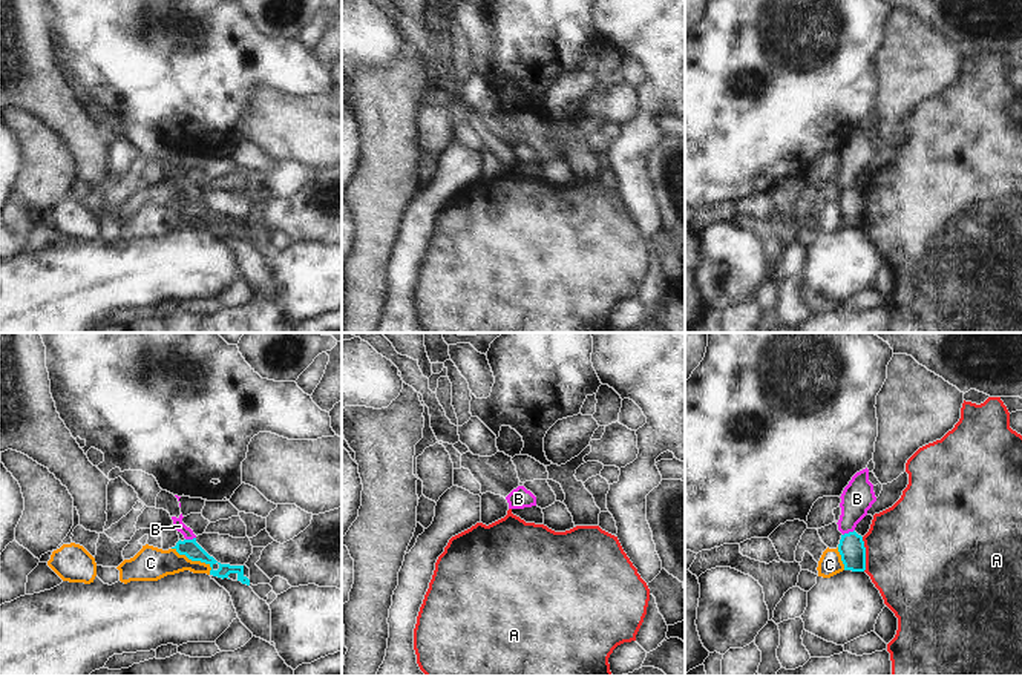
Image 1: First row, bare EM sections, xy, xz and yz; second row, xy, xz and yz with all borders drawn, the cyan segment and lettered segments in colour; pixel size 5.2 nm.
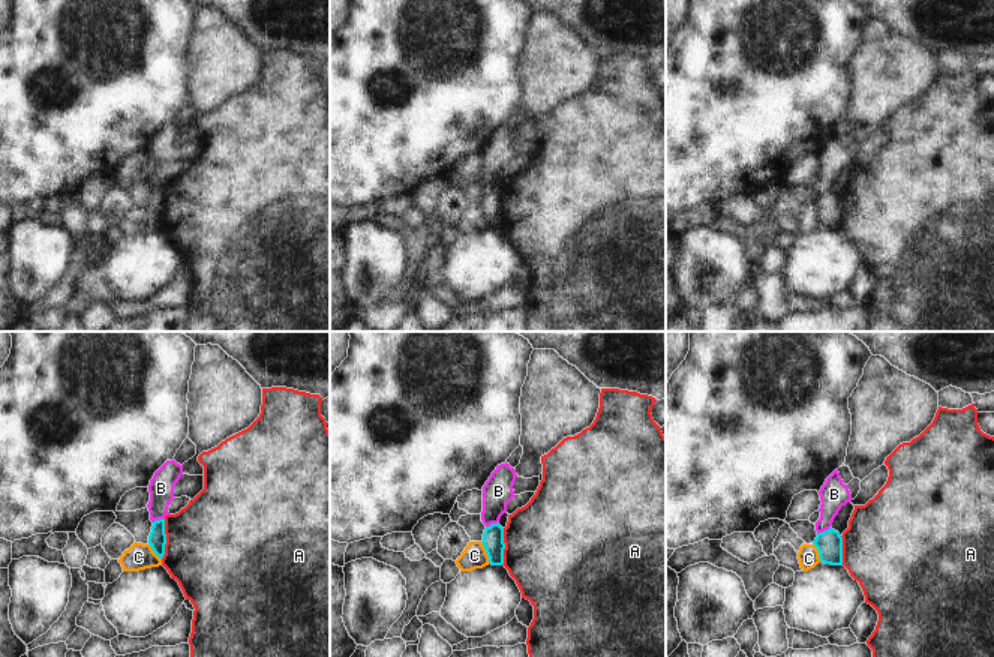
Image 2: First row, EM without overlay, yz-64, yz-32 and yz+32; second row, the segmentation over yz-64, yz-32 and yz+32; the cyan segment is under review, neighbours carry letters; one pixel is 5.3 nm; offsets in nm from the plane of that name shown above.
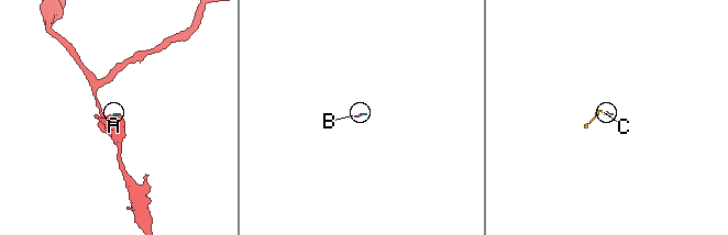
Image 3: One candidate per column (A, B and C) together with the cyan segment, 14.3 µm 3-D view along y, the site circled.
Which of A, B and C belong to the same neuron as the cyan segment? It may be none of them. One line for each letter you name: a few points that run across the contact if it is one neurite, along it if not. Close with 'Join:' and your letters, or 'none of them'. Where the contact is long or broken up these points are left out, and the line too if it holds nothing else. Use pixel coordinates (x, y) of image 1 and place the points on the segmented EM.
Join: none of them

